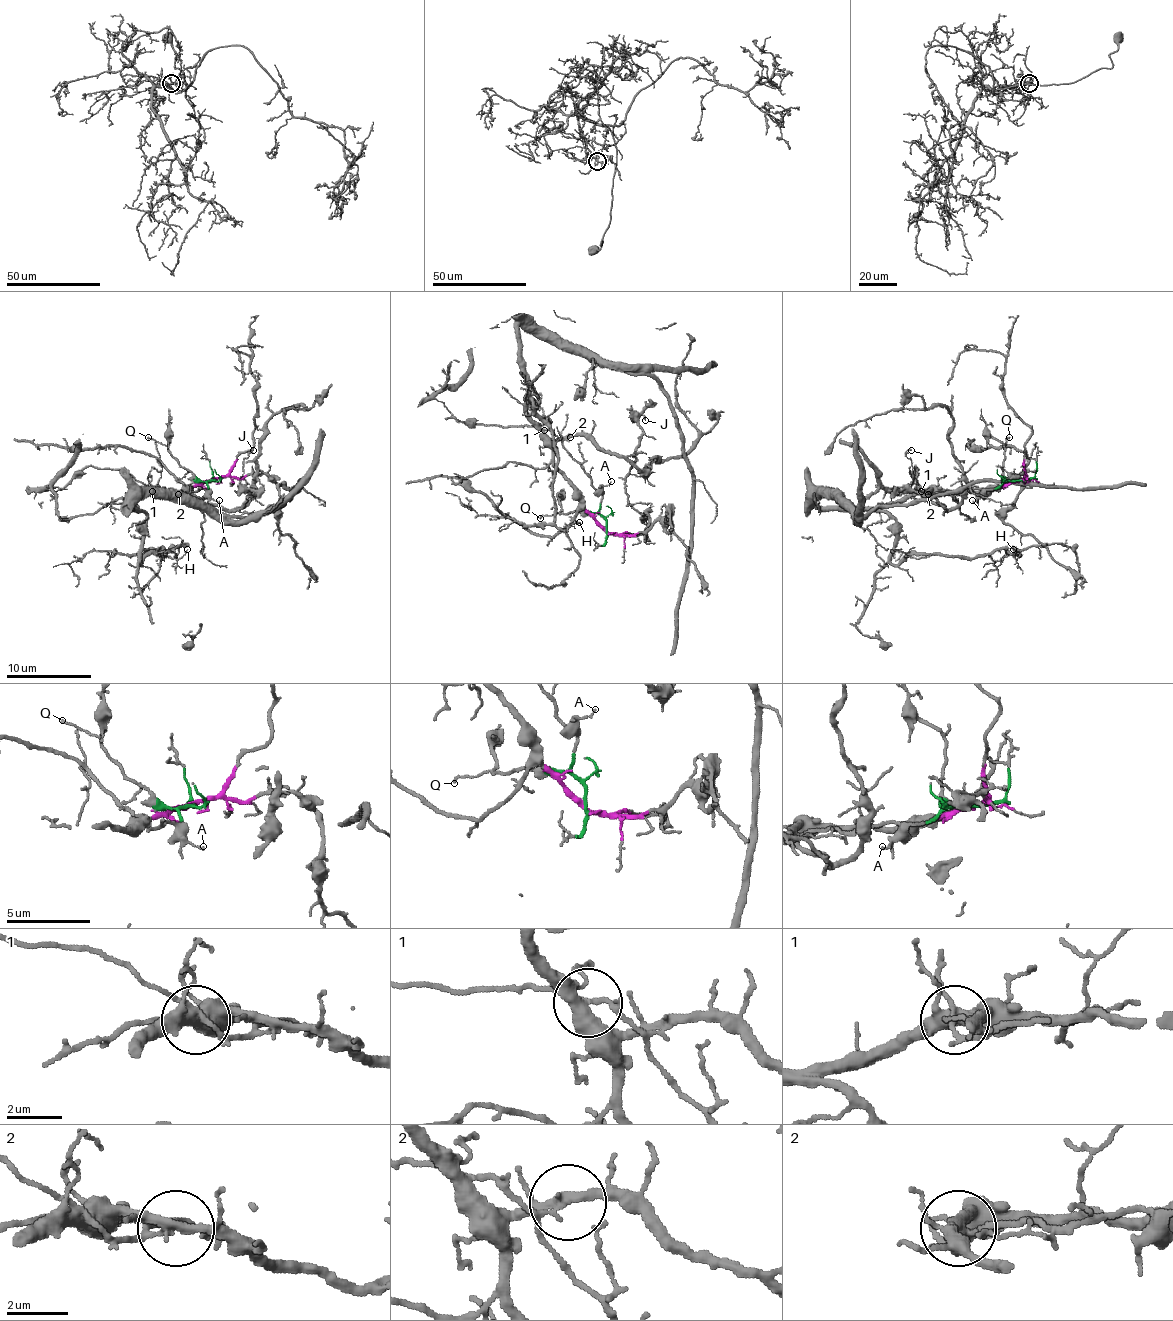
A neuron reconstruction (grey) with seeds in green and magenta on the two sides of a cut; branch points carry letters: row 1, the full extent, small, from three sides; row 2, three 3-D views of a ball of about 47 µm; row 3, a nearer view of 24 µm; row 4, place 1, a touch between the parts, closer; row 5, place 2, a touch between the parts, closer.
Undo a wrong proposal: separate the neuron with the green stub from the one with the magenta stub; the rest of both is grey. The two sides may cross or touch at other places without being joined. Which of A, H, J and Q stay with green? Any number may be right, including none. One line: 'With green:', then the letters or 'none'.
With green: A, Q

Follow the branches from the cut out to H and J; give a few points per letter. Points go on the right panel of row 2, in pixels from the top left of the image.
H: (1021, 479), (913, 491), (881, 508), (896, 521), (894, 563), (1014, 549), (1016, 559), (1012, 549)
J: (1021, 479), (997, 489), (928, 494), (947, 511), (934, 498), (911, 487), (911, 460), (906, 453), (911, 449)

